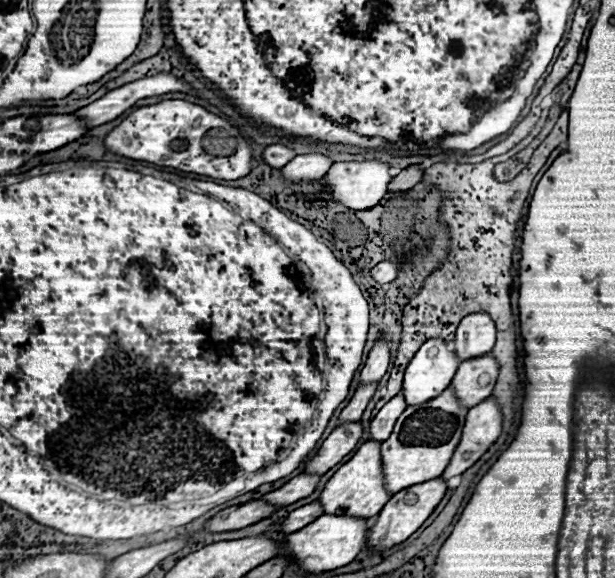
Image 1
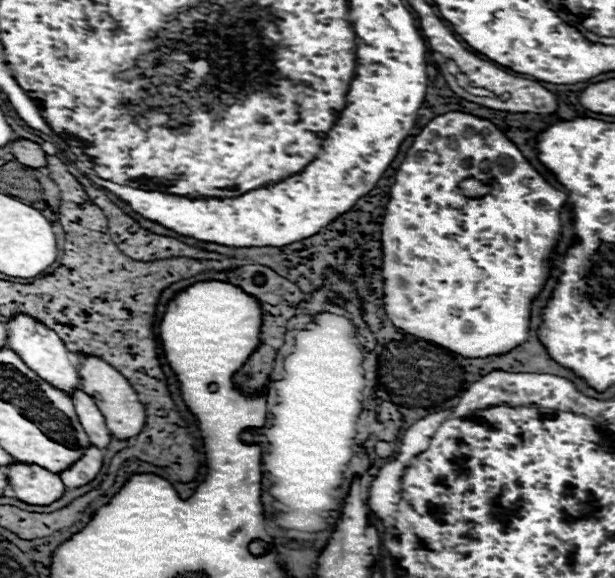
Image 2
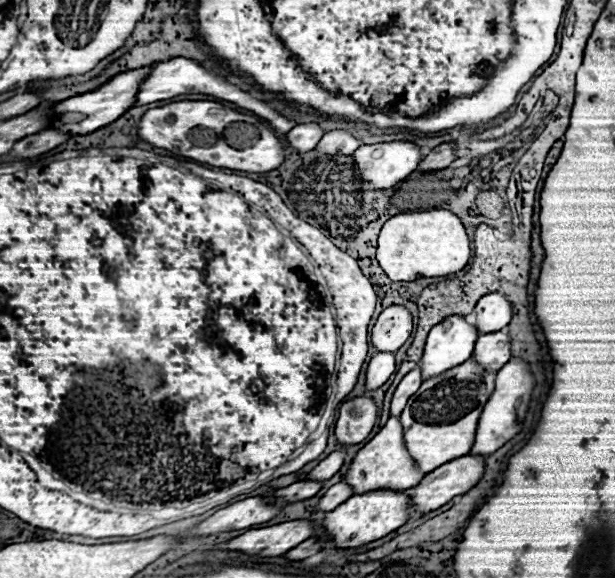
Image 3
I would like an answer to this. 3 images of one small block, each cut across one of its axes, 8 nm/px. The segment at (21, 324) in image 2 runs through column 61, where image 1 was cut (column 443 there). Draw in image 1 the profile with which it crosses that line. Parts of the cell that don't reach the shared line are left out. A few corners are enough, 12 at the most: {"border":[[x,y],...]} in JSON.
{"border":[[426,340],[404,372],[406,404],[450,386],[460,360],[452,342]]}

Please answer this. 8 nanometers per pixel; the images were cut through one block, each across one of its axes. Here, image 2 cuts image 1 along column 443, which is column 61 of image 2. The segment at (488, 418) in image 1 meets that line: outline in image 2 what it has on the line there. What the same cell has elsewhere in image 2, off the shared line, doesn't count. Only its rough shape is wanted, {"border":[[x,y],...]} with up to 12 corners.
{"border":[[90,446],[60,474],[68,488],[88,486],[102,470],[104,452]]}

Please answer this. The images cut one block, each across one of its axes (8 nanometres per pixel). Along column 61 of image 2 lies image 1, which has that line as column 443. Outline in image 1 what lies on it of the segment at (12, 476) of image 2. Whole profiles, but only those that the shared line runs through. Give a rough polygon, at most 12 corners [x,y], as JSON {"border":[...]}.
{"border":[[434,478],[400,490],[370,528],[368,548],[412,536],[448,490]]}

